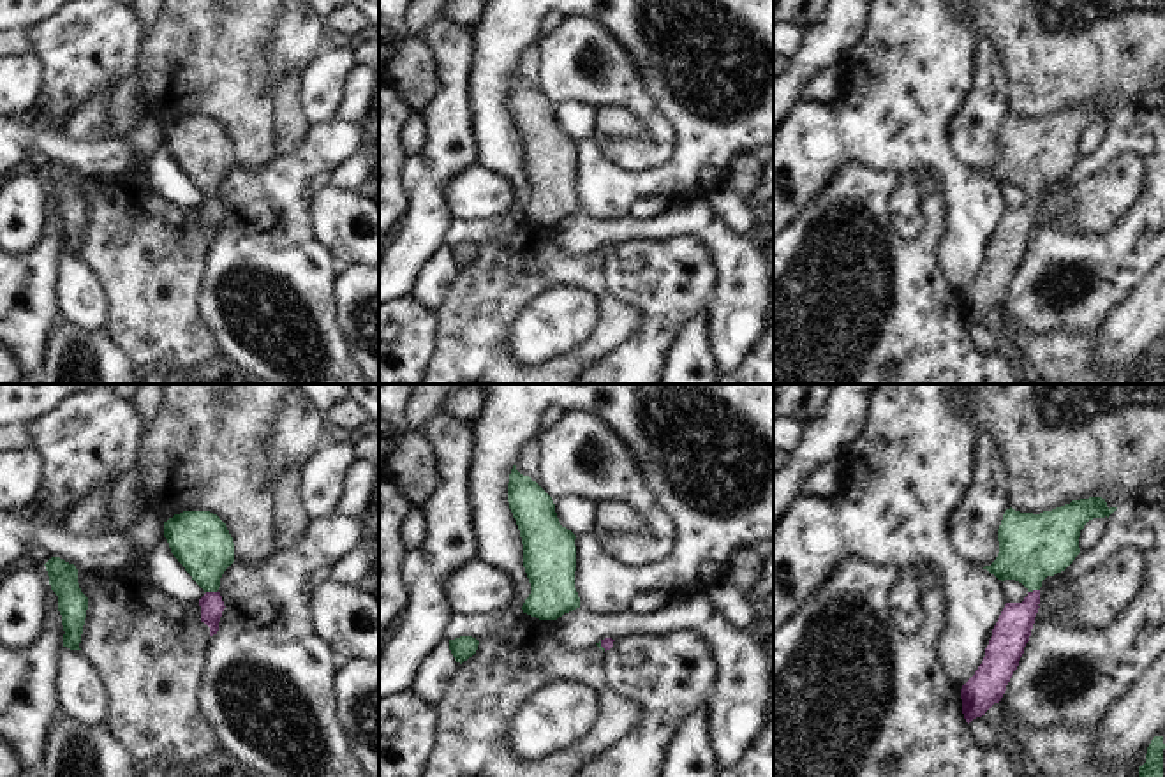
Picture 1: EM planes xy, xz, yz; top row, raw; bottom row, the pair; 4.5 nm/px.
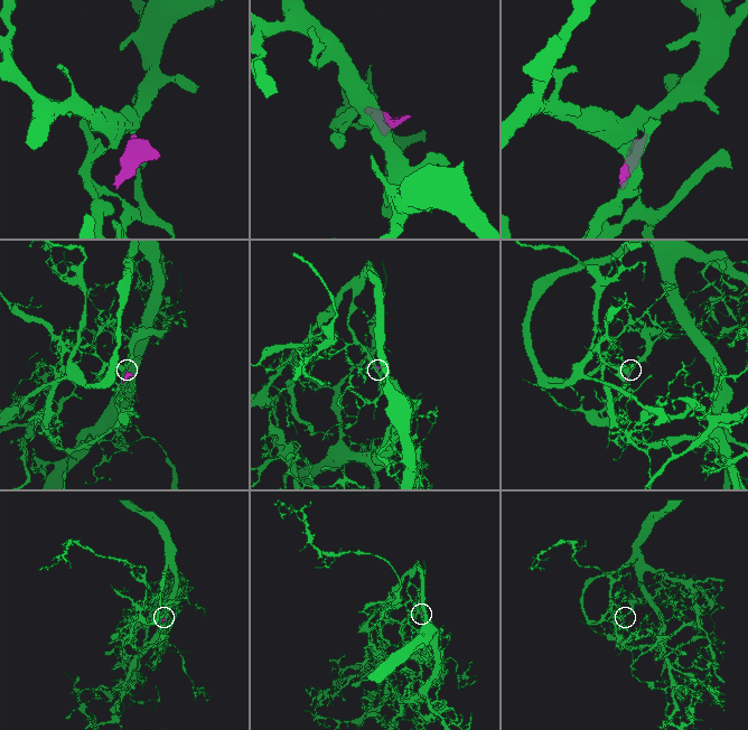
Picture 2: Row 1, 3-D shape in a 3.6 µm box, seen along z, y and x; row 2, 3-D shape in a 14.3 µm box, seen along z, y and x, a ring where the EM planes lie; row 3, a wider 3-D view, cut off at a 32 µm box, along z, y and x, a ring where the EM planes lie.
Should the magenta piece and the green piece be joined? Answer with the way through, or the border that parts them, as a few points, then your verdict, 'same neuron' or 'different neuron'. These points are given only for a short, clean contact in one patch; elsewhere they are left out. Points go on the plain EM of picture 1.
runs through yz (1012, 236), (1030, 212), (1033, 196), (1031, 152); same neuron

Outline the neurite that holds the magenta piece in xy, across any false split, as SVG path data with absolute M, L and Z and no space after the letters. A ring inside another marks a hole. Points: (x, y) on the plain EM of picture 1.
M183 116L164 127L171 159L206 197L199 204L201 227L217 240L224 217L219 197L224 176L234 167L234 148L226 129L210 116Z

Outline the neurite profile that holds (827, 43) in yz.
M830 0L823 18L805 30L800 51L790 60L786 70L774 78L774 134L790 111L802 102L802 90L807 79L827 67L841 67L851 49L862 41L869 19L871 0Z

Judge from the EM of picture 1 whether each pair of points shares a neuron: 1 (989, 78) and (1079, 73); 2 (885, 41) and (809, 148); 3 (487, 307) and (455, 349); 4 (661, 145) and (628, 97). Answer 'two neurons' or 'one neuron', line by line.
1: two neurons
2: one neuron
3: one neuron
4: one neuron

